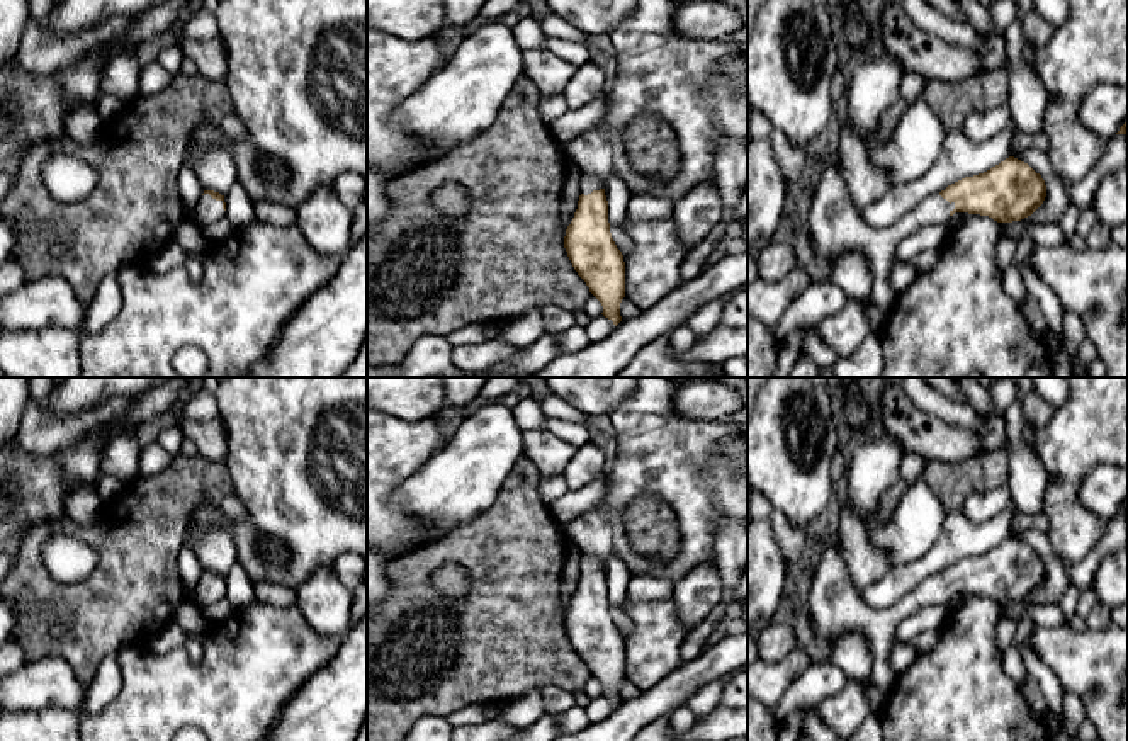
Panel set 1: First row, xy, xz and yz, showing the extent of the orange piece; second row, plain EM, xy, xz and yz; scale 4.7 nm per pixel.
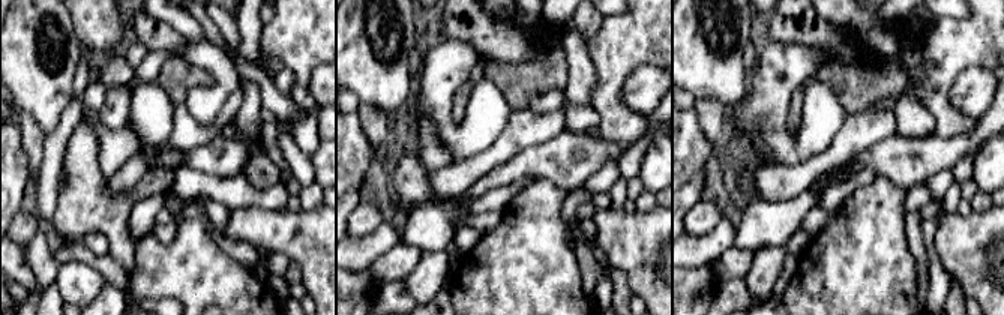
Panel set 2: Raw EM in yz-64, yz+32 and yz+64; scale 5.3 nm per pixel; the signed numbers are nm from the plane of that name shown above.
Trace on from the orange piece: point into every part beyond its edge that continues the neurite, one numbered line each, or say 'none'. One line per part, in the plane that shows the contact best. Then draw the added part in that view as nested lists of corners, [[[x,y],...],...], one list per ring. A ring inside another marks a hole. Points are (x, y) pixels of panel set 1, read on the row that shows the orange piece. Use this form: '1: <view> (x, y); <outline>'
1: yz (834, 221); [[[829,165],[807,209],[807,228],[814,255],[827,265],[851,250],[866,257],[873,272],[870,301],[888,313],[899,296],[888,280],[897,245],[924,226],[946,223],[953,209],[955,202],[950,204],[939,194],[934,194],[894,226],[873,229],[863,221],[860,207],[851,199],[841,165]]]

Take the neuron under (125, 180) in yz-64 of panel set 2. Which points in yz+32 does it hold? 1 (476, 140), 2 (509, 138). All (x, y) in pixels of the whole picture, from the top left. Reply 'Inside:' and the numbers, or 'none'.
Inside: 2

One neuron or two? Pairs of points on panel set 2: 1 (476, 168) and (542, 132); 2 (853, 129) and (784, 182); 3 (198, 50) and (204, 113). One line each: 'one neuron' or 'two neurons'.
1: one neuron
2: one neuron
3: one neuron

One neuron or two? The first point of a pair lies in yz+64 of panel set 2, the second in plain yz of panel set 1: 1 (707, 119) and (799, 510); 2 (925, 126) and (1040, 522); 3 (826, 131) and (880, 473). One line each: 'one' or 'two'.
1: two
2: one
3: one

